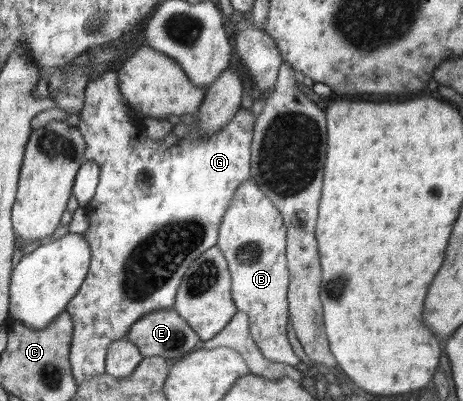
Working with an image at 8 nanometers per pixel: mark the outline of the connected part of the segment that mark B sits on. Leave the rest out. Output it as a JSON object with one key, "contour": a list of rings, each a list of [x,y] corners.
{"contour":[[[249,178],[235,191],[219,228],[219,250],[225,254],[237,310],[247,313],[250,333],[261,354],[273,362],[297,366],[300,362],[287,339],[288,273],[286,226],[275,205]]]}

